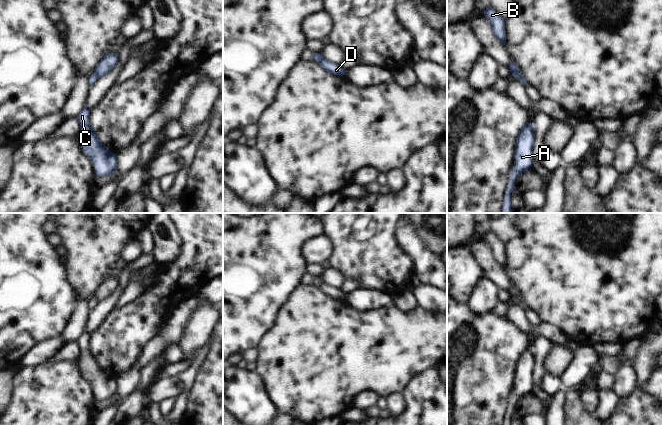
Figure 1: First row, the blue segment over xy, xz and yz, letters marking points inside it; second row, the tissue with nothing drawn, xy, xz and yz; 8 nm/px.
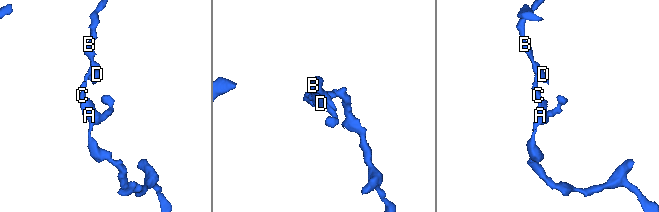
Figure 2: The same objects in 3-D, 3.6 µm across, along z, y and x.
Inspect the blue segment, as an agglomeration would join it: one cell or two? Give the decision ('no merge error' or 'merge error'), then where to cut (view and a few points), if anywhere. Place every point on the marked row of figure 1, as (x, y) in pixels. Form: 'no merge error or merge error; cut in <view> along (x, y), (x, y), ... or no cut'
merge error; cut in xy along (94, 73), (96, 78)

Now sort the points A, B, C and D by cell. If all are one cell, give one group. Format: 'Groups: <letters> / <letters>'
Groups: A C / B D.

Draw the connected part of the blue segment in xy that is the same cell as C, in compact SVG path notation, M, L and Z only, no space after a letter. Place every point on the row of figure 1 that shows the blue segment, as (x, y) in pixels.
M87 104L76 117L80 125L80 142L83 150L91 158L96 170L96 177L113 174L117 170L116 154L111 152L98 138L90 122Z

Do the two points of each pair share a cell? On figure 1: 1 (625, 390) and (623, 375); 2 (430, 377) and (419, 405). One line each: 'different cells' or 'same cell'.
1: same cell
2: same cell

